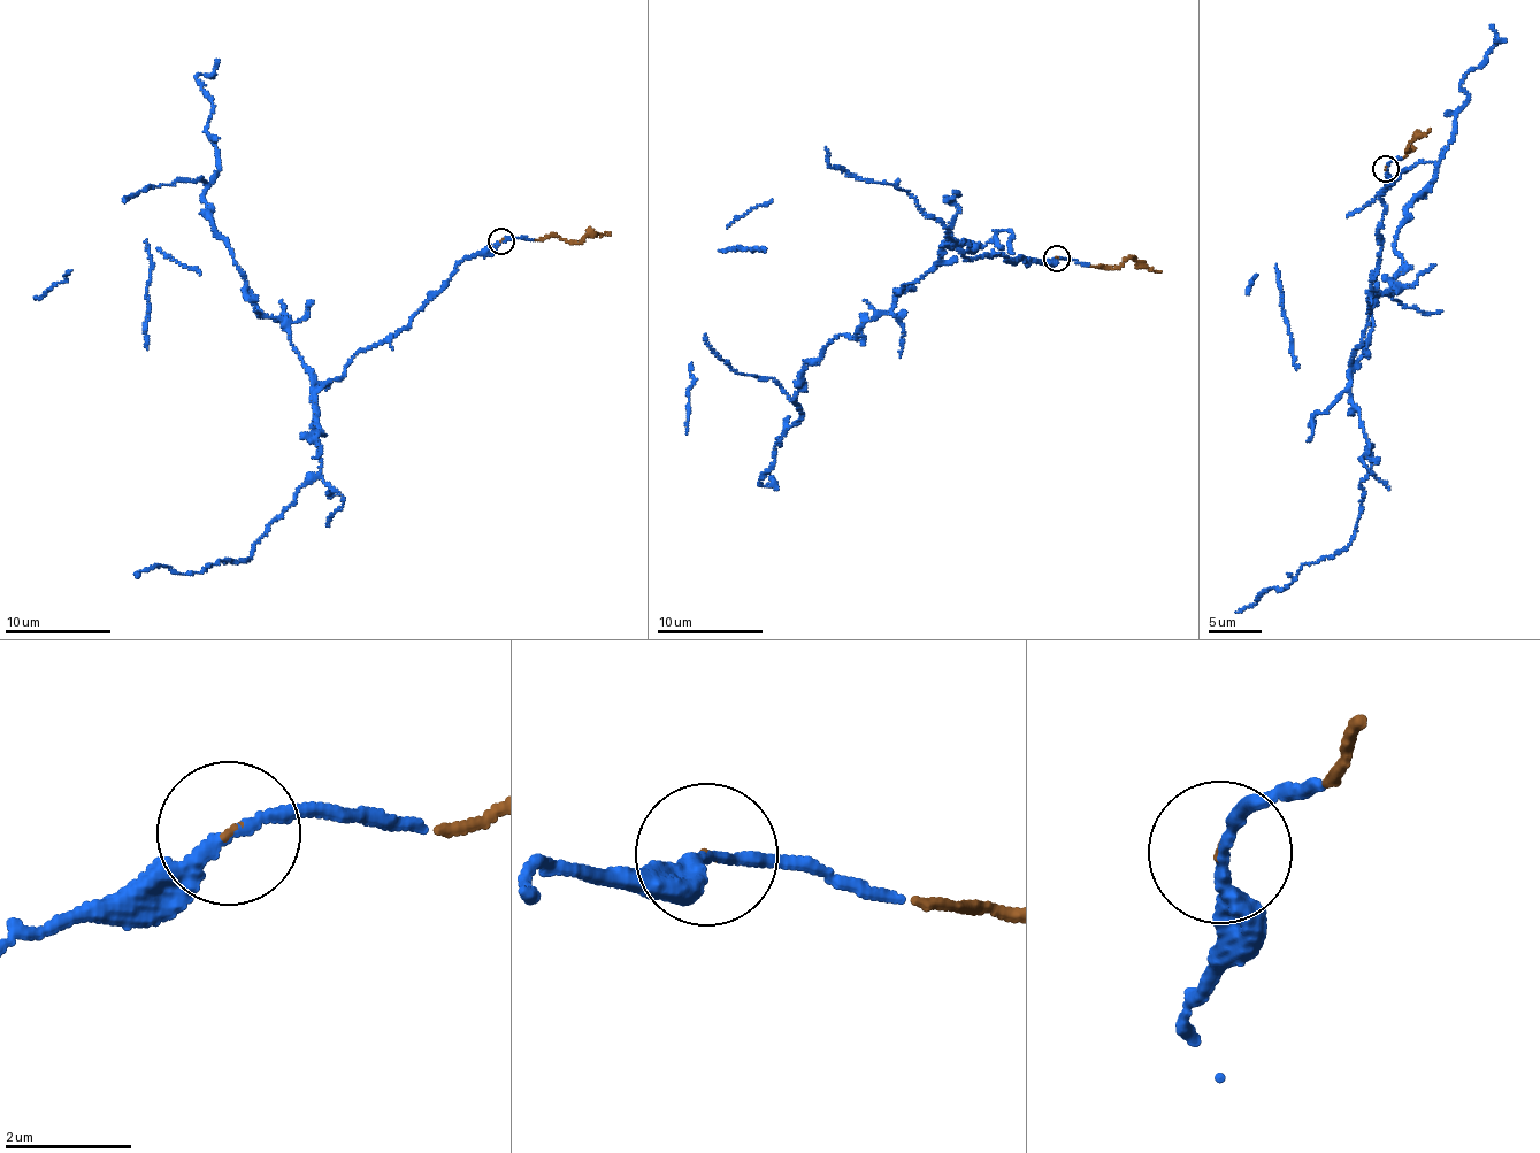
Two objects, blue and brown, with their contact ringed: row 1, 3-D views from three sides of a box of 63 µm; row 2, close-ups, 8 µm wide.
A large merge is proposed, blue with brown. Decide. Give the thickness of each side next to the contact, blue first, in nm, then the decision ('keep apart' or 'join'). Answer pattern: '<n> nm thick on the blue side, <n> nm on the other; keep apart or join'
180 nm thick on the blue side, 40 nm on the other; keep apart

